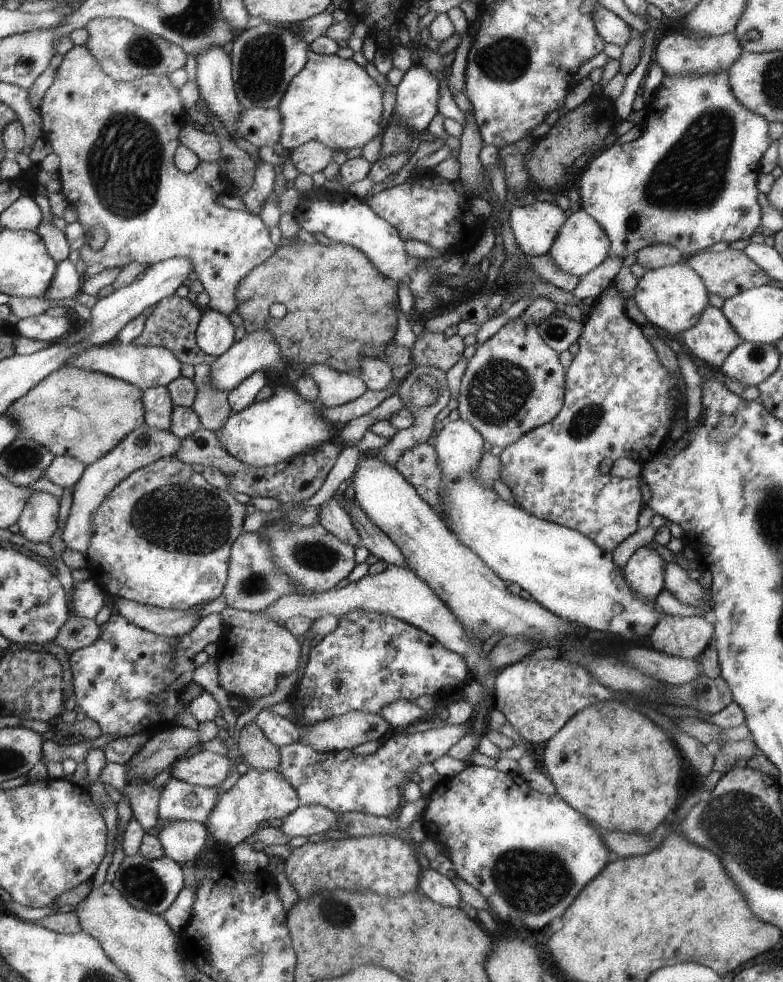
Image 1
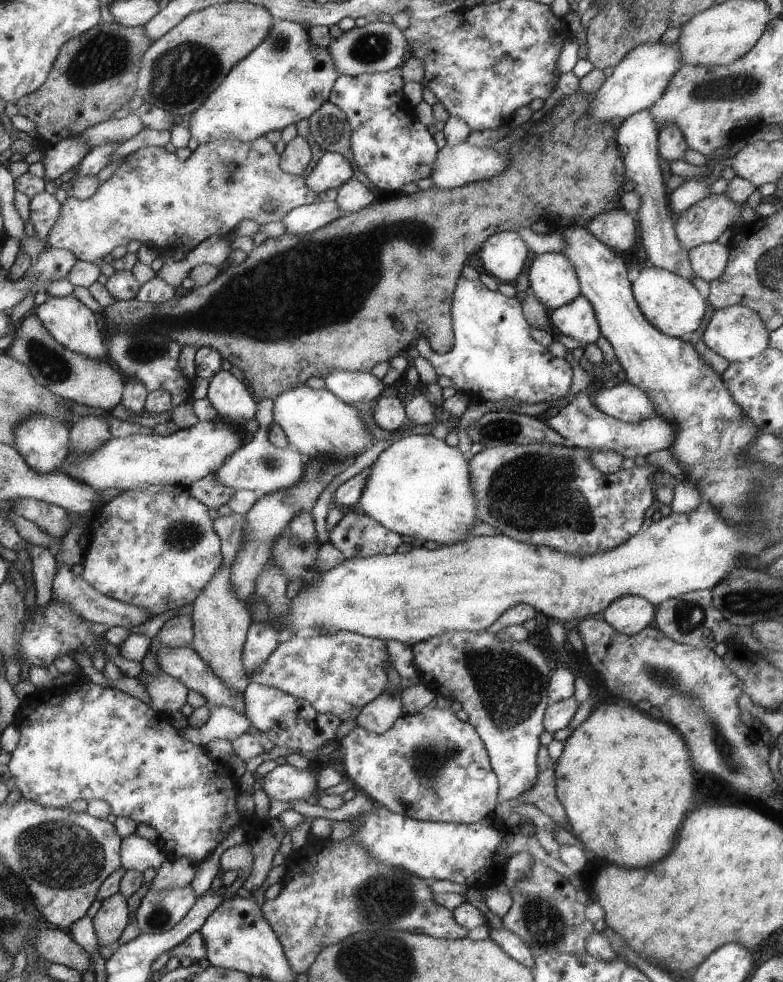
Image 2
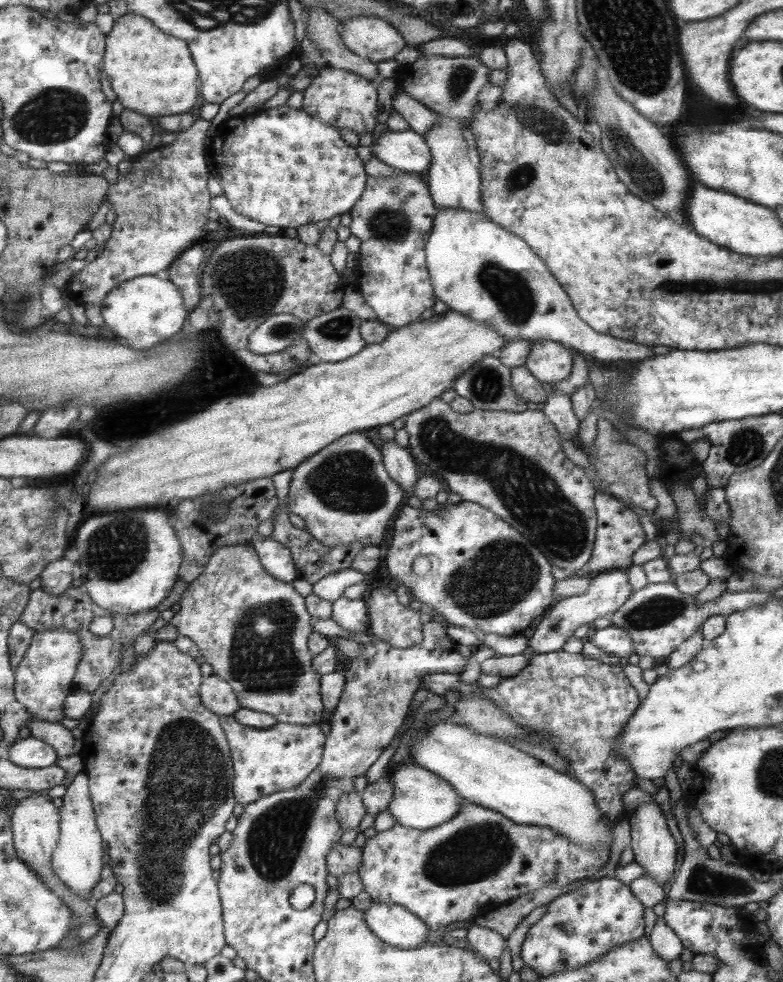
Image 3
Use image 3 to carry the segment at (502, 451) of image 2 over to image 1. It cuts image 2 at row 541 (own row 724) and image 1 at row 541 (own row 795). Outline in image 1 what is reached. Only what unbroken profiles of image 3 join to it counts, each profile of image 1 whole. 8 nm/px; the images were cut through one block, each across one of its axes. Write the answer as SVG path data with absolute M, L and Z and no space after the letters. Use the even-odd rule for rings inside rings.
M612 282L603 291L602 294L596 298L595 302L589 305L591 309L587 316L582 334L577 340L579 344L578 353L575 355L567 368L567 394L564 399L562 410L555 416L550 422L535 428L534 431L527 432L522 438L516 440L514 444L508 444L506 448L503 448L502 454L499 458L502 462L500 471L500 480L510 488L514 500L520 504L526 512L532 513L534 516L541 519L552 521L553 523L576 529L578 532L584 534L584 536L591 537L597 545L604 550L604 552L612 552L614 549L630 534L634 534L638 530L638 514L640 510L646 505L642 500L642 492L640 492L640 476L630 479L621 479L613 477L611 473L602 474L600 472L600 462L604 458L611 458L613 460L624 458L626 456L634 458L636 461L648 462L654 458L654 455L659 454L662 447L662 440L666 438L666 432L668 432L668 422L670 422L670 416L674 414L674 394L678 394L674 390L676 386L676 380L670 378L666 374L666 370L662 368L662 364L658 362L658 356L652 348L652 344L642 336L642 327L636 324L636 321L630 322L630 317L626 316L626 310L624 310L624 294L620 294L617 286Z

